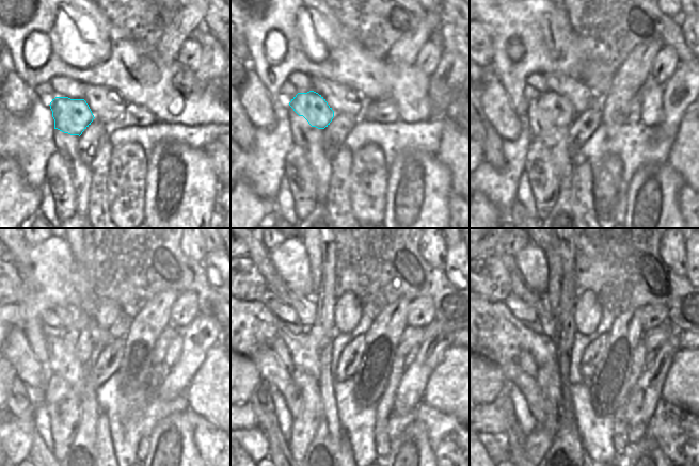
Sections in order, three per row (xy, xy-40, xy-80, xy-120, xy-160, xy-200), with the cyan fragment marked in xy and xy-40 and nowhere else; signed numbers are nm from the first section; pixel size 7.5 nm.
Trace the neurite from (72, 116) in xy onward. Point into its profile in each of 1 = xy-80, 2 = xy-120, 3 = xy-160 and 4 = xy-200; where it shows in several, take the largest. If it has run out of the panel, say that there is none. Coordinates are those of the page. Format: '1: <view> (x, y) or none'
1: xy-80 (559, 109)
2: xy-120 (80, 341)
3: xy-160 (323, 332)
4: xy-200 (565, 330)

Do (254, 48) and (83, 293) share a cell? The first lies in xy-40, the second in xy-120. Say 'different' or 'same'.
same

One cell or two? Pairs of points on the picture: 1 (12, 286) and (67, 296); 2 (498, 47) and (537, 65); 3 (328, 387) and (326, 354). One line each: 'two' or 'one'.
1: two
2: one
3: one

